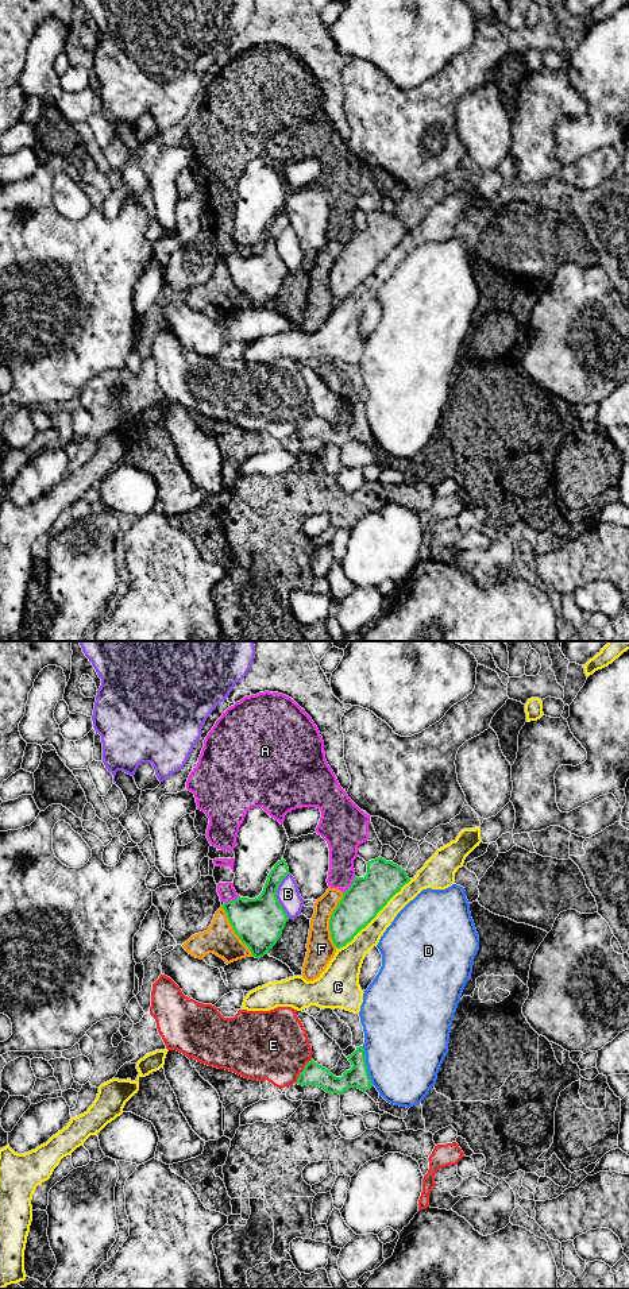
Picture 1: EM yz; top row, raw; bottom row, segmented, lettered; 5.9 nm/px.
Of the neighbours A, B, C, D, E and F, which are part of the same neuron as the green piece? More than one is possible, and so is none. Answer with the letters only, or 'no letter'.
no letter

